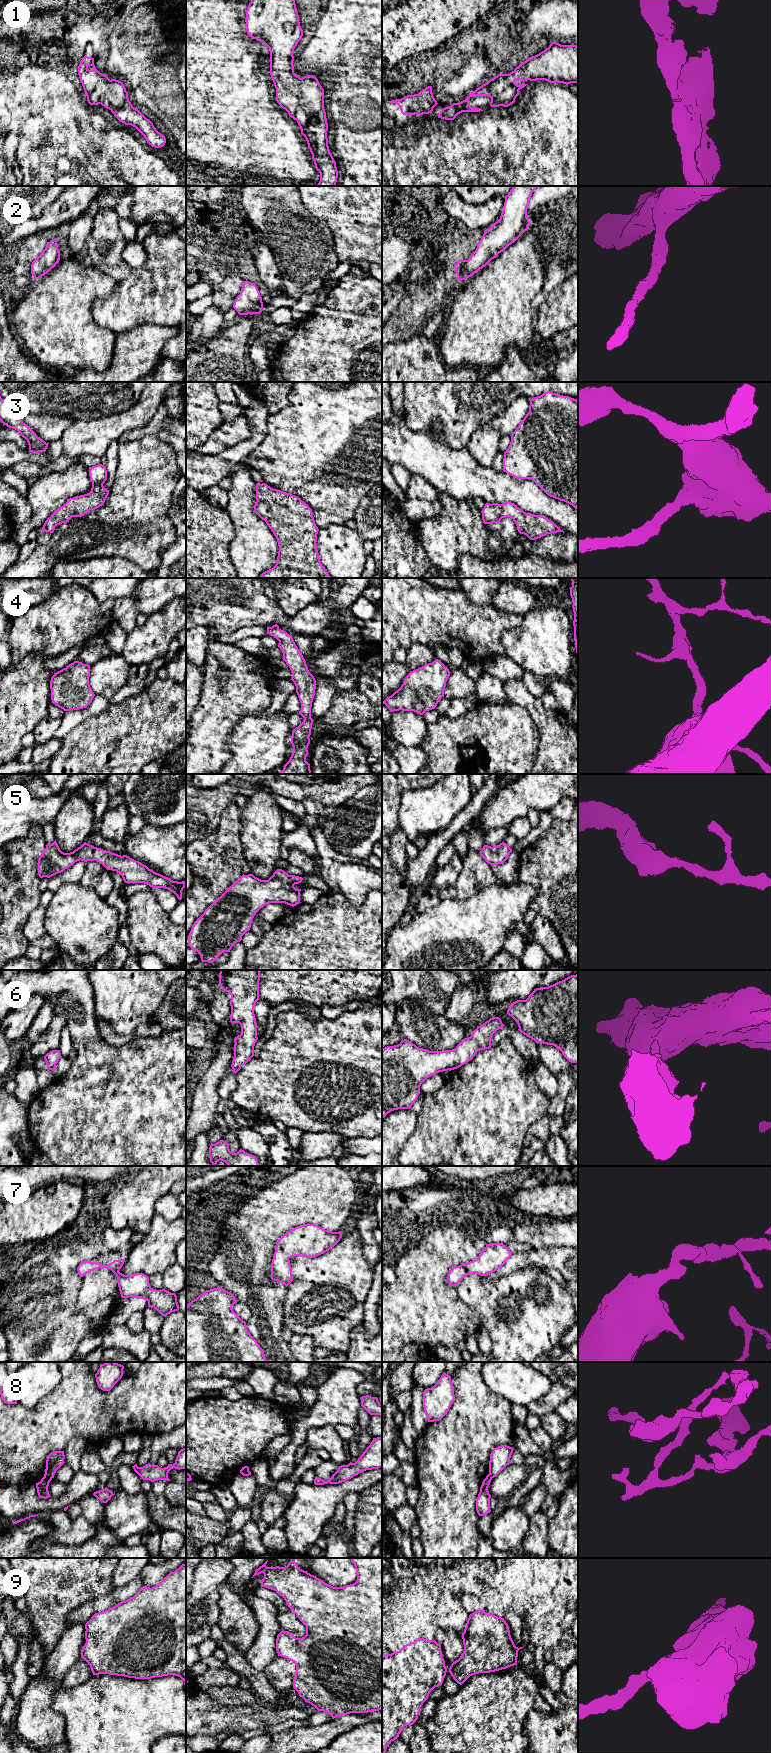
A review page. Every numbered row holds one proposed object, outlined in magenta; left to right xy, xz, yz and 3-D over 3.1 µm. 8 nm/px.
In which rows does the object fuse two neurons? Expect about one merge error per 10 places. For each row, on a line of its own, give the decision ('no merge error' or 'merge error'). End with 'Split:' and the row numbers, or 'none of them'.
1: no merge error
2: no merge error
3: no merge error
4: no merge error
5: no merge error
6: no merge error
7: no merge error
8: merge error
9: no merge error
Split: 8

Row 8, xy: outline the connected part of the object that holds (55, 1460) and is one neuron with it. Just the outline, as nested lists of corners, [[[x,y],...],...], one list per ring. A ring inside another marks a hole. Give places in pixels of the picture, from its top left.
[[[64,1451],[51,1452],[46,1460],[45,1477],[54,1478],[56,1471],[65,1463]]]

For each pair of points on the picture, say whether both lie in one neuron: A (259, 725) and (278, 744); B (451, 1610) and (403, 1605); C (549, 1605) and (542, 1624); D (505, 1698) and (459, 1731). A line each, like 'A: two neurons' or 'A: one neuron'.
A: one neuron
B: two neurons
C: two neurons
D: one neuron

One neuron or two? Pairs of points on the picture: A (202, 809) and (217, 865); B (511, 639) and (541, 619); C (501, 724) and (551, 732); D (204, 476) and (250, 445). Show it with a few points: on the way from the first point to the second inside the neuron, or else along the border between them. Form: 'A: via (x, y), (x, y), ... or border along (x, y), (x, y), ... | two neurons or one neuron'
A: border along (222, 814), (219, 825), (208, 835), (196, 840) | two neurons
B: via (518, 634), (526, 634), (534, 626) | one neuron
C: border along (526, 709), (537, 727), (539, 740), (537, 754) | two neurons
D: via (216, 464), (222, 457), (230, 457), (238, 453) | one neuron

